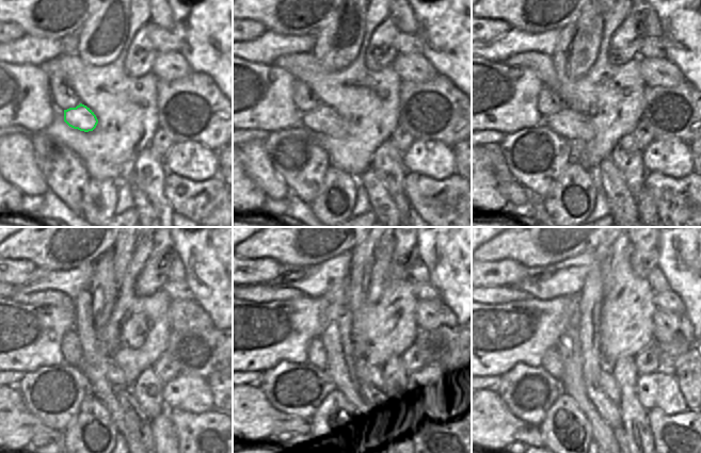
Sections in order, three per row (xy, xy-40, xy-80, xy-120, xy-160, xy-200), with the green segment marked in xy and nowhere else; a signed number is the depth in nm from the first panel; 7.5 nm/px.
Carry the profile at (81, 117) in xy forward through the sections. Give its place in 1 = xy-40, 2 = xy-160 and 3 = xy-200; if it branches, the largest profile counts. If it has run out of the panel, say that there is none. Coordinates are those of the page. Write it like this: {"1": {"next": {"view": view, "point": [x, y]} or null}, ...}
{"1": {"next": {"view": "xy-40", "point": [323, 119]}}, "2": {"next": {"view": "xy-160", "point": [364, 373]}}, "3": {"next": {"view": "xy-200", "point": [607, 383]}}}

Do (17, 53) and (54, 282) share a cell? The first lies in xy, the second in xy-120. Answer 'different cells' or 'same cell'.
same cell

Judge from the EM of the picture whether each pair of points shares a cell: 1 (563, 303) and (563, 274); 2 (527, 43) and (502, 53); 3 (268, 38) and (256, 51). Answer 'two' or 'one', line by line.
1: two
2: one
3: one

